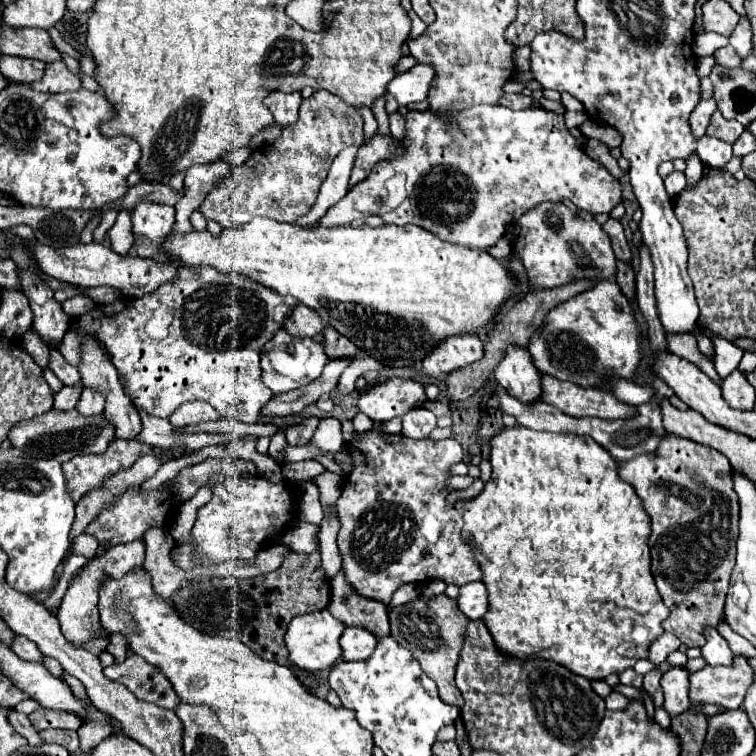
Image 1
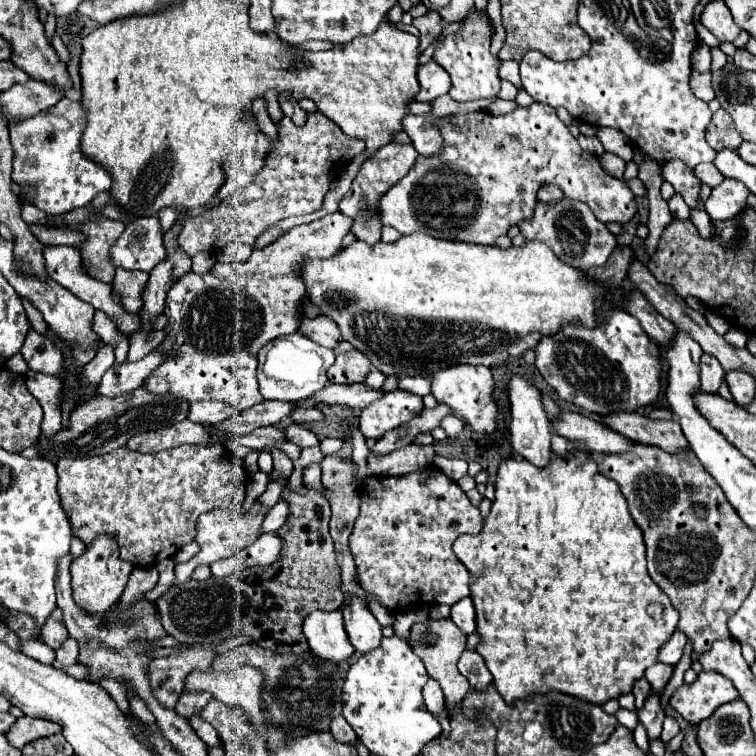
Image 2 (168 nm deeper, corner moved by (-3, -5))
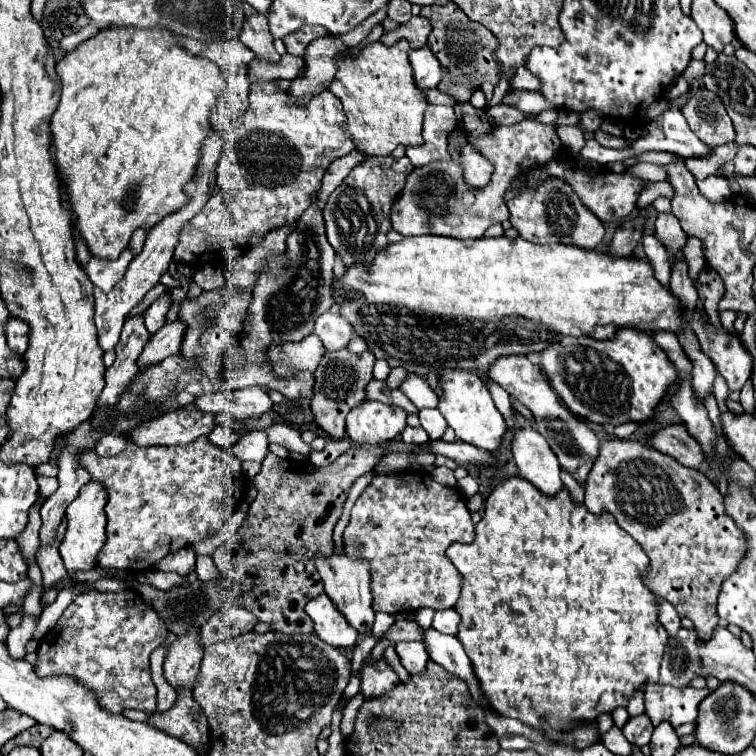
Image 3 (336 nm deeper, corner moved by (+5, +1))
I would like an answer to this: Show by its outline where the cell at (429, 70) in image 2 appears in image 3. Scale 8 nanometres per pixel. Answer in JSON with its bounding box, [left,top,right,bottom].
[409,47,441,91]

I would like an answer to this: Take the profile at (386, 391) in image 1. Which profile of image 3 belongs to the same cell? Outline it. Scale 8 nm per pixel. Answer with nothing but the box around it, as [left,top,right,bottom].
[347,401,407,445]

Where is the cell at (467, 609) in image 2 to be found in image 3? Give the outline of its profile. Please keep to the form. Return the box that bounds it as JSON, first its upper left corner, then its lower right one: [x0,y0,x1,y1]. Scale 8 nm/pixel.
[433,609,457,635]

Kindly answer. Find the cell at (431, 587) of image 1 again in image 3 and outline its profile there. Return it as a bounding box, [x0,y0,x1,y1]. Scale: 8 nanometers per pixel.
[395,641,429,673]

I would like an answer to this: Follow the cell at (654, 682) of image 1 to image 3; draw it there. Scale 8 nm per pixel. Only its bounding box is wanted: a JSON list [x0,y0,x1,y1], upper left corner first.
[623,715,653,747]

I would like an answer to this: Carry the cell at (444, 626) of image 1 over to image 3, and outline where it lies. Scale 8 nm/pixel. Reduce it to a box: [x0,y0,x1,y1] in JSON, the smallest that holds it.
[383,621,421,645]

